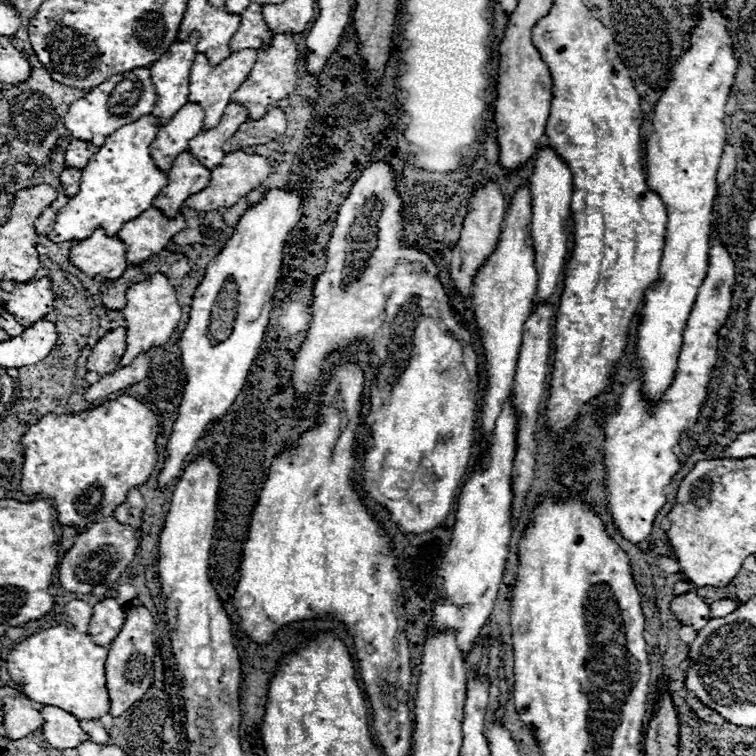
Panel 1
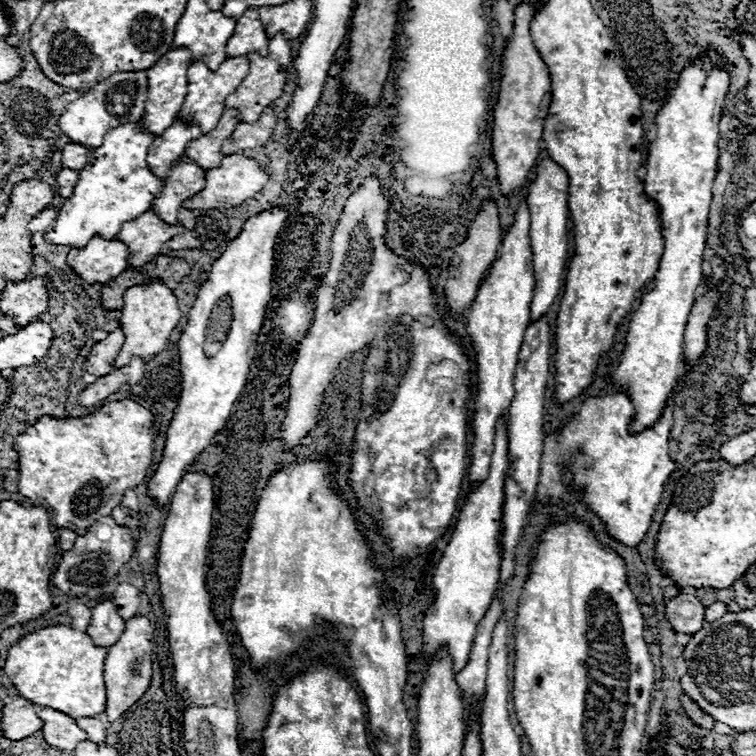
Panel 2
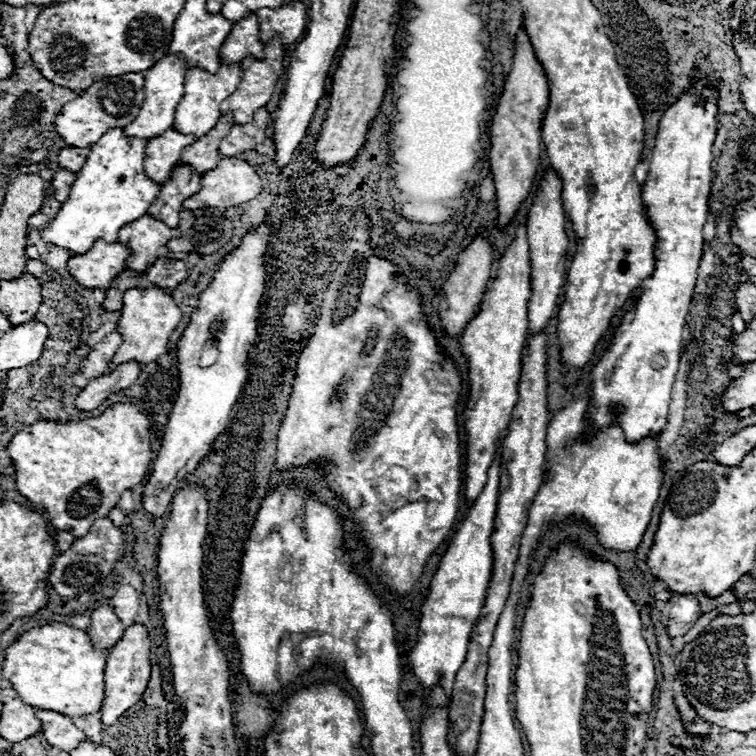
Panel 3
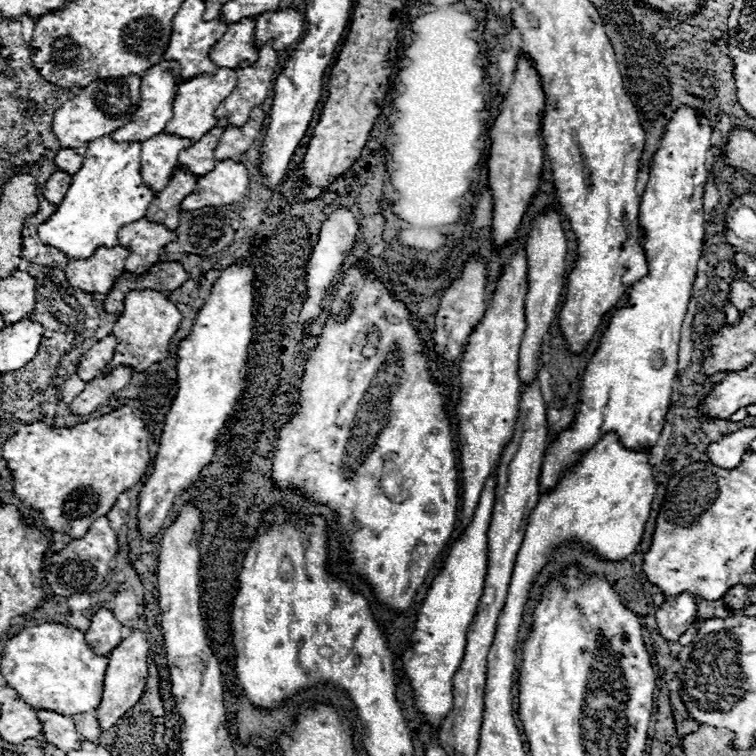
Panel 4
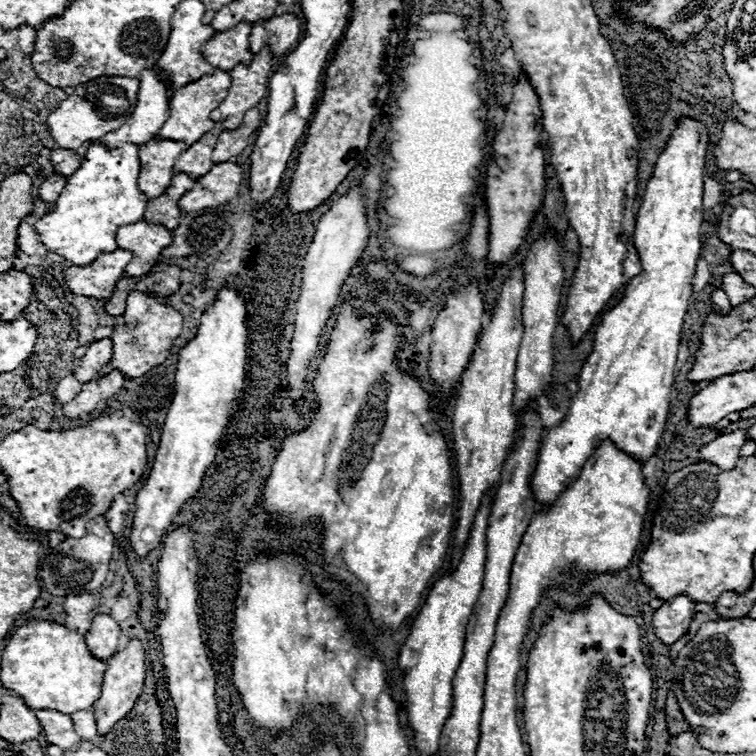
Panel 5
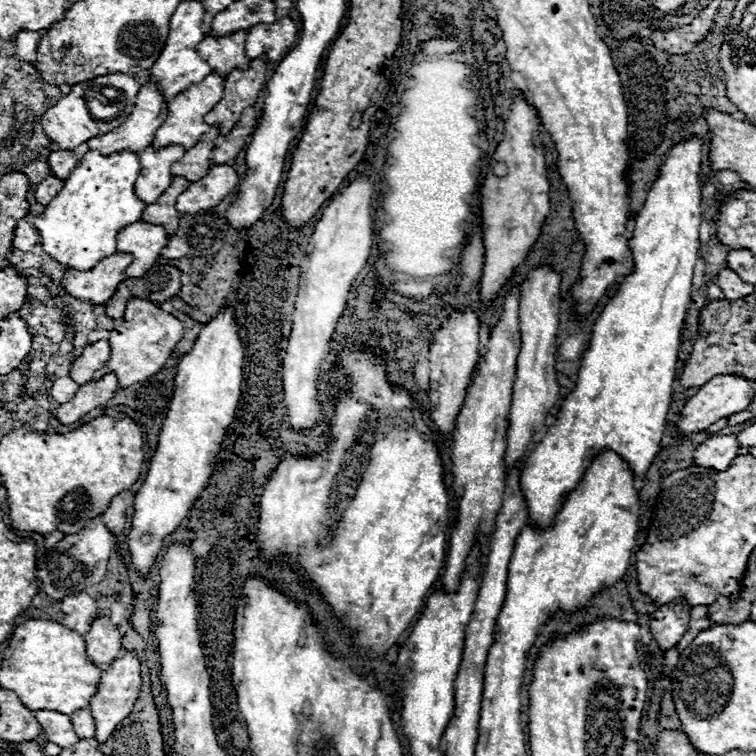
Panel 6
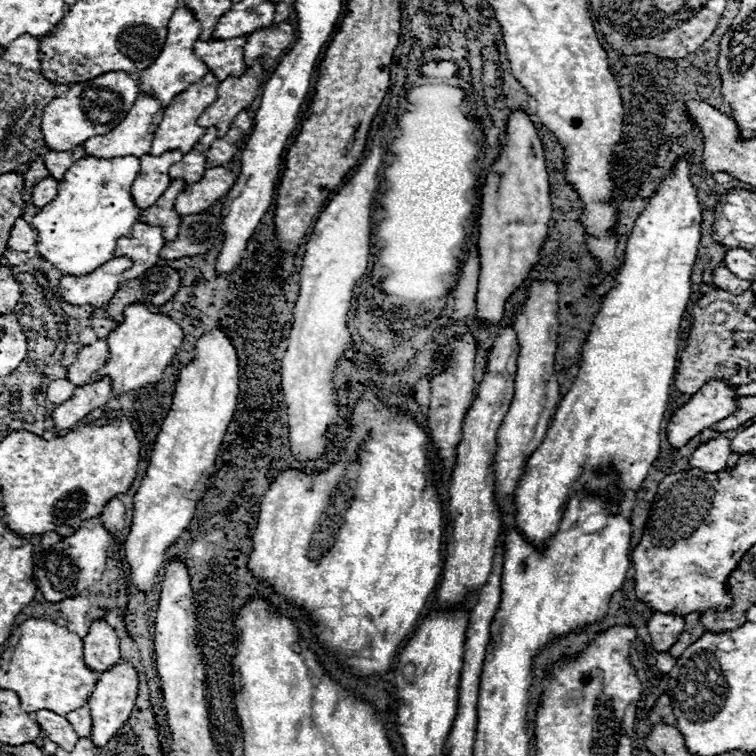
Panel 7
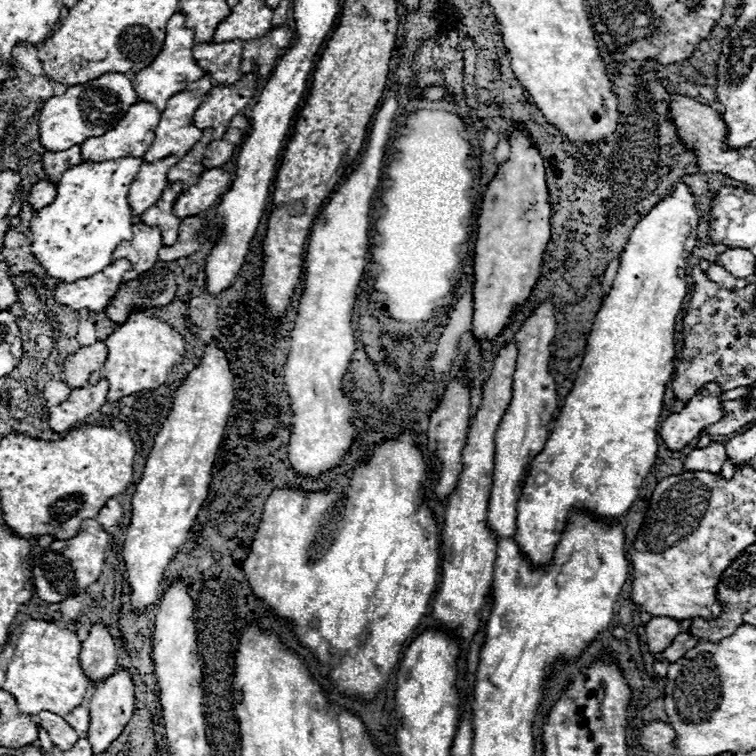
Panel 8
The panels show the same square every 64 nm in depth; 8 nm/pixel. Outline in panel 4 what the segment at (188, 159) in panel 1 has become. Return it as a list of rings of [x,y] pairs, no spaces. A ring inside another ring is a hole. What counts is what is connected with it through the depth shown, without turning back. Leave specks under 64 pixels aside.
[[[178,168],[172,174],[172,180],[168,182],[168,186],[160,190],[156,194],[156,200],[152,200],[152,204],[148,206],[146,218],[150,222],[160,222],[166,228],[176,230],[180,212],[182,212],[180,202],[196,190],[196,182],[198,182],[196,176],[192,176],[190,172],[184,172],[184,168]]]

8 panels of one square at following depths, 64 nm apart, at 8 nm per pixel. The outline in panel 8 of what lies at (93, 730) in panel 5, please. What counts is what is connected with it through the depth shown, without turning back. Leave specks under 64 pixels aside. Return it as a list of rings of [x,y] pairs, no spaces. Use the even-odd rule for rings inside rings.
[[[86,706],[74,708],[72,712],[68,712],[68,714],[64,716],[64,720],[68,720],[68,724],[70,724],[72,728],[76,728],[76,732],[78,732],[80,736],[86,736],[88,726],[90,726],[90,712],[88,712]]]

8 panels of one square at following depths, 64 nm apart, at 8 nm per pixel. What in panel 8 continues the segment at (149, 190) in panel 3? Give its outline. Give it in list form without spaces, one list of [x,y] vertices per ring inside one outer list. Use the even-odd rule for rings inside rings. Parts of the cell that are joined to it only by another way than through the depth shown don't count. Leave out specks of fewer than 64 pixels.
[[[128,156],[124,160],[106,160],[104,164],[82,162],[76,164],[76,168],[68,168],[68,172],[64,172],[58,182],[58,194],[54,202],[38,210],[30,220],[32,254],[50,276],[66,282],[88,278],[112,262],[112,252],[122,240],[132,240],[132,208],[128,204],[128,188],[140,170],[140,164],[142,160]]]

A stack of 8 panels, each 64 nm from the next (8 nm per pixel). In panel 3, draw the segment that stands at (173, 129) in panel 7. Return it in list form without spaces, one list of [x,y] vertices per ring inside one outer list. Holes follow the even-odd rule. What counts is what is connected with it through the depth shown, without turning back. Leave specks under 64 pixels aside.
[[[240,62],[236,64],[222,64],[220,72],[208,74],[202,68],[190,68],[186,72],[186,84],[184,84],[184,98],[176,108],[176,118],[174,118],[174,128],[180,130],[182,134],[194,134],[196,138],[208,134],[216,122],[220,120],[220,102],[228,98],[240,84],[242,78],[242,66]]]

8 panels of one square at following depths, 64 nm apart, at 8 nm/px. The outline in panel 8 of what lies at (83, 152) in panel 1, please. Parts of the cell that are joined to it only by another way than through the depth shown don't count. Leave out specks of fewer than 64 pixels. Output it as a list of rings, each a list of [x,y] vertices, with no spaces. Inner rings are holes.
[[[80,146],[76,148],[68,148],[64,152],[46,152],[44,154],[44,172],[48,176],[50,182],[58,182],[60,176],[70,168],[82,162],[82,154],[80,154]]]

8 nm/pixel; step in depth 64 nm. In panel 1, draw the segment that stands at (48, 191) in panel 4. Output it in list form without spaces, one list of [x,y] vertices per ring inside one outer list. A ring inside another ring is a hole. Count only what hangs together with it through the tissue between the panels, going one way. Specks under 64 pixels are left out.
[[[66,168],[66,170],[60,174],[60,182],[62,182],[62,186],[64,186],[66,196],[74,196],[74,194],[78,192],[80,178],[82,178],[82,170],[78,170],[78,168]]]

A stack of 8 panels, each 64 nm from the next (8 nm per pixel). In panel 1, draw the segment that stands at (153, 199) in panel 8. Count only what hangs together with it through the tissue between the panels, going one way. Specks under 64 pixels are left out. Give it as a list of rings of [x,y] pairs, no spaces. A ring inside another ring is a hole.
[[[184,104],[180,112],[168,124],[160,126],[156,140],[152,142],[150,156],[158,164],[160,170],[168,172],[178,154],[188,150],[188,142],[202,130],[204,126],[204,110],[200,104]]]

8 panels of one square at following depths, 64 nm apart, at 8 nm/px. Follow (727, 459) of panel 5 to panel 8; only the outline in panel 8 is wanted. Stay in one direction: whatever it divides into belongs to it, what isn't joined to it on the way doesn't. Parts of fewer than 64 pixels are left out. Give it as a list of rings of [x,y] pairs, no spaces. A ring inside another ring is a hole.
[[[712,442],[708,448],[692,450],[690,456],[684,460],[684,470],[702,470],[718,474],[722,470],[722,464],[726,462],[726,444],[724,442]]]

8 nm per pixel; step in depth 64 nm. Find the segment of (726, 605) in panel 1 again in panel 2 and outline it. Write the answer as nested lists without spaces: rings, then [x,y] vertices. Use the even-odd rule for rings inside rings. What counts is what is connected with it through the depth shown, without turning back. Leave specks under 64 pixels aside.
[[[722,602],[712,604],[712,606],[708,606],[708,608],[706,608],[706,622],[712,622],[712,620],[716,620],[716,618],[724,616],[726,612],[728,612],[728,606],[726,606],[726,604],[722,604]]]

